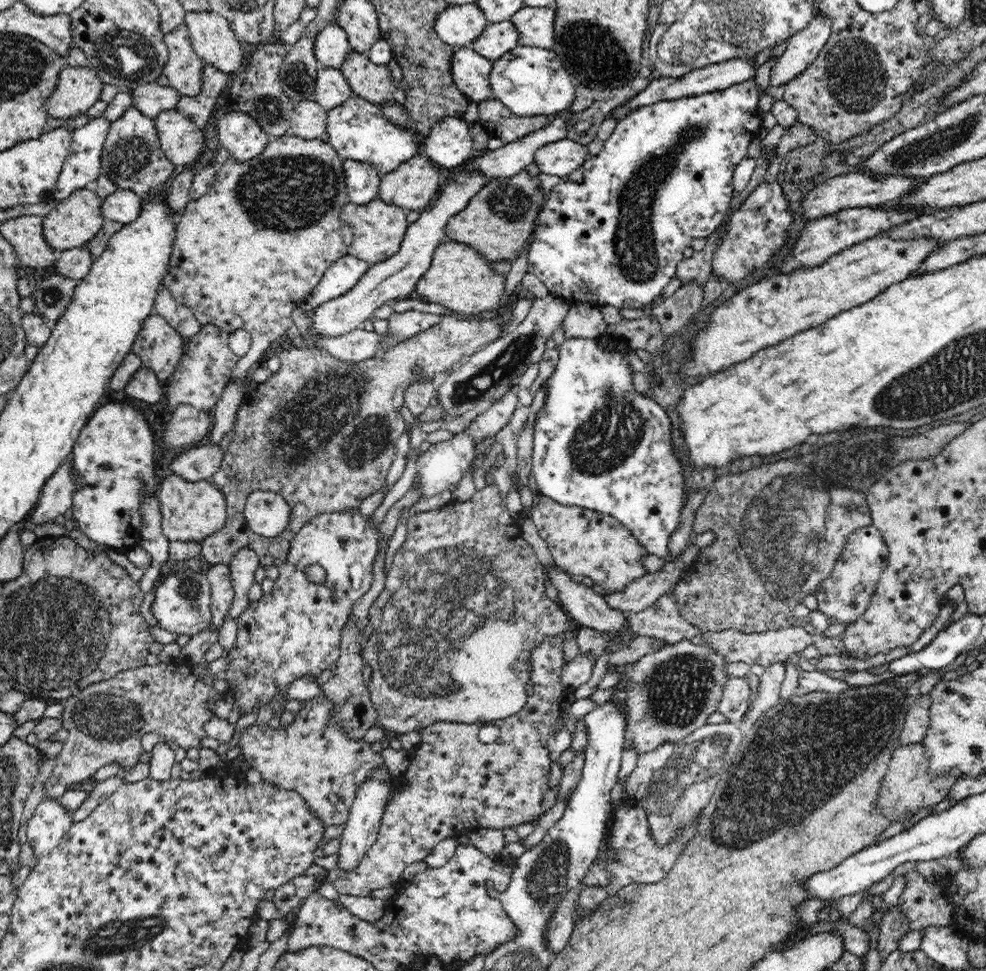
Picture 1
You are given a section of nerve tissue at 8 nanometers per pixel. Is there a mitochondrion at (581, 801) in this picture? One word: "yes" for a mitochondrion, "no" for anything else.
no

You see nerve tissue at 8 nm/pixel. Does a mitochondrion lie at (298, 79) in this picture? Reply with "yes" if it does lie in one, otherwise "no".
yes

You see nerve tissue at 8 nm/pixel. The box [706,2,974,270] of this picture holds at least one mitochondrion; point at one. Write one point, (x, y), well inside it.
(855, 78)

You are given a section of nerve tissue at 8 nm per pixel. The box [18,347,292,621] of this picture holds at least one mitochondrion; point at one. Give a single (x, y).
(189, 589)

